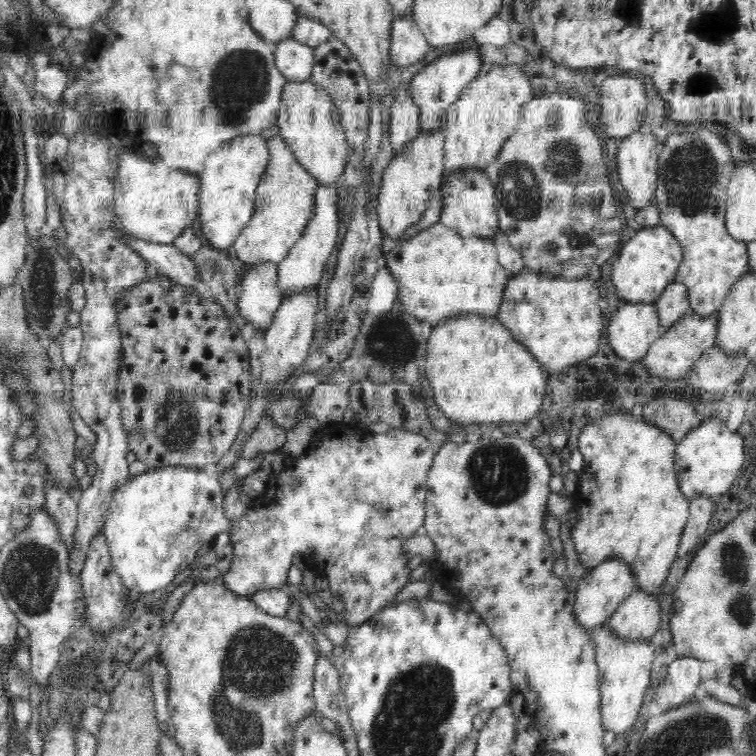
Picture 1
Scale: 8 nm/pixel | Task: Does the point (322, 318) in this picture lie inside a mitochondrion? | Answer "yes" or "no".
no

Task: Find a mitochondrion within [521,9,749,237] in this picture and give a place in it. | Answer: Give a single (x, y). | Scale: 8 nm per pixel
(688, 176)

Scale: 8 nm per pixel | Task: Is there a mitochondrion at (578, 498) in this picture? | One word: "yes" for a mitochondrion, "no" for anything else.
no

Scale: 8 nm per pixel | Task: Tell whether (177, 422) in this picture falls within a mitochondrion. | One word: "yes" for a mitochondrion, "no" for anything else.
yes

